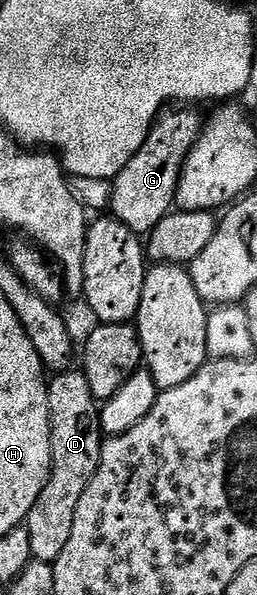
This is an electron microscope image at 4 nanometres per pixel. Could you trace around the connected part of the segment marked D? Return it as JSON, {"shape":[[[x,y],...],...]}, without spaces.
{"shape":[[[71,368],[55,373],[48,382],[48,408],[50,409],[50,439],[52,440],[52,468],[44,484],[44,492],[32,504],[24,523],[28,541],[32,543],[35,562],[54,563],[64,552],[72,536],[72,520],[80,508],[84,488],[96,476],[100,464],[104,435],[100,421],[100,403],[92,396],[88,380],[81,369]]]}

